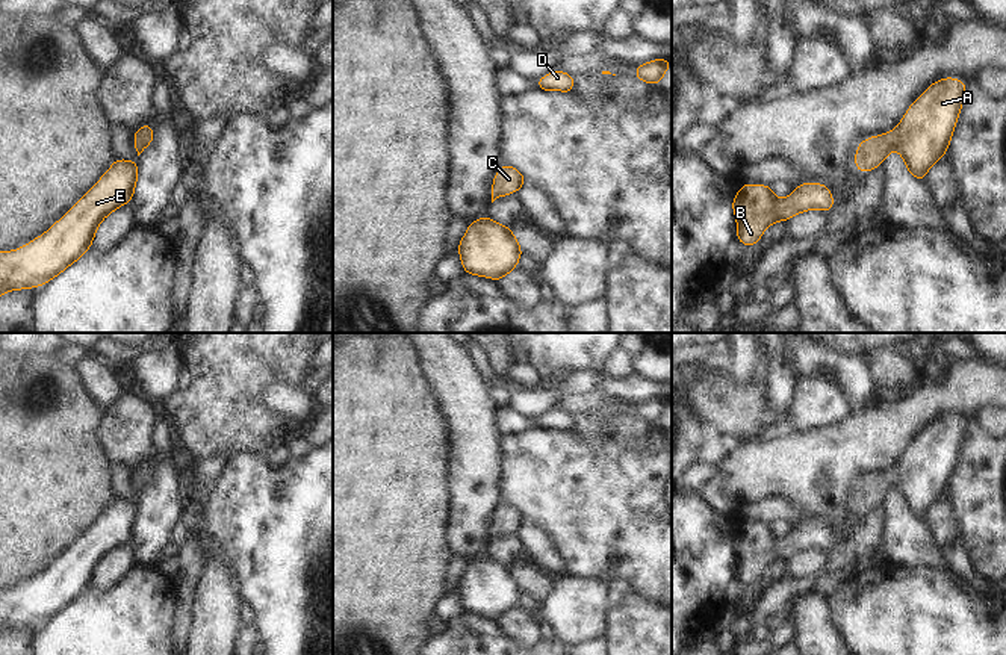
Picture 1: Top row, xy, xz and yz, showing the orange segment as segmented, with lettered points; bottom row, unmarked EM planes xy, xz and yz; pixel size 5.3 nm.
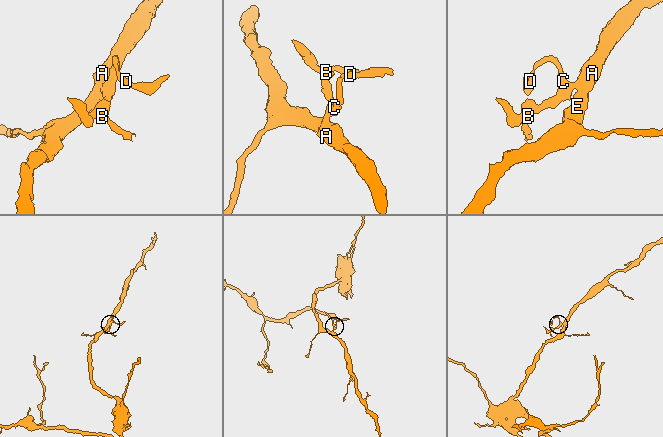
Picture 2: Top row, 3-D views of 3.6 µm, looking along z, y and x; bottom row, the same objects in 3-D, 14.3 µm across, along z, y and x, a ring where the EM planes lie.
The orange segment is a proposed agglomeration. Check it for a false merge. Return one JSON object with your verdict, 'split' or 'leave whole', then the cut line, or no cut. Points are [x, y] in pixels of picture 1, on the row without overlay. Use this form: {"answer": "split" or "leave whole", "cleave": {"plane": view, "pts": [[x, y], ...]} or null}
{"answer": "leave whole", "cleave": null}

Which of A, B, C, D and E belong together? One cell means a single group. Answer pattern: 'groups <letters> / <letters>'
groups A B C D E

